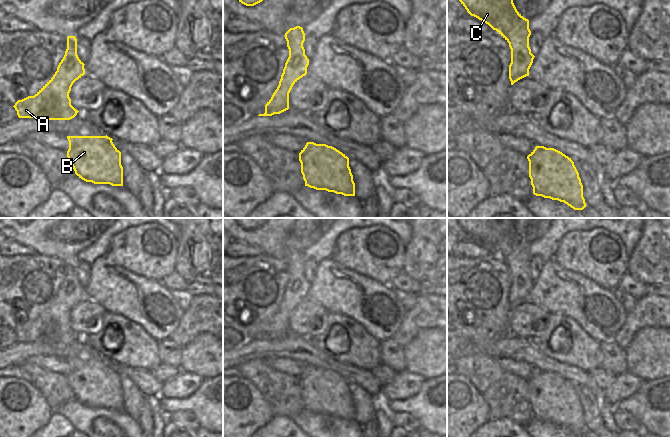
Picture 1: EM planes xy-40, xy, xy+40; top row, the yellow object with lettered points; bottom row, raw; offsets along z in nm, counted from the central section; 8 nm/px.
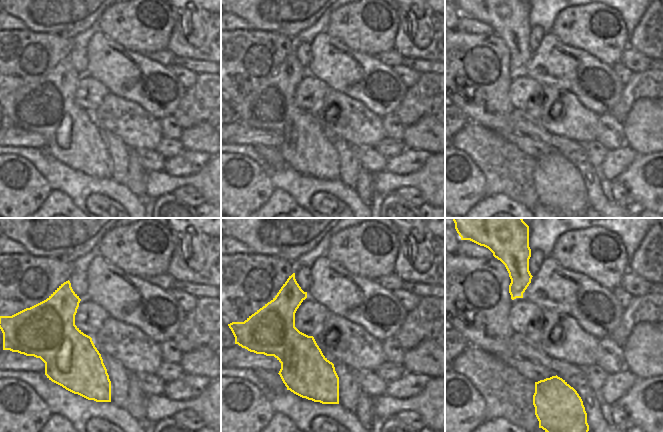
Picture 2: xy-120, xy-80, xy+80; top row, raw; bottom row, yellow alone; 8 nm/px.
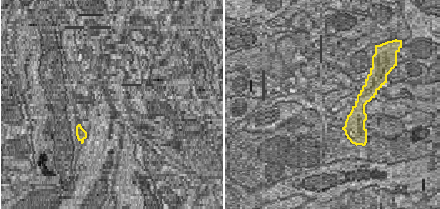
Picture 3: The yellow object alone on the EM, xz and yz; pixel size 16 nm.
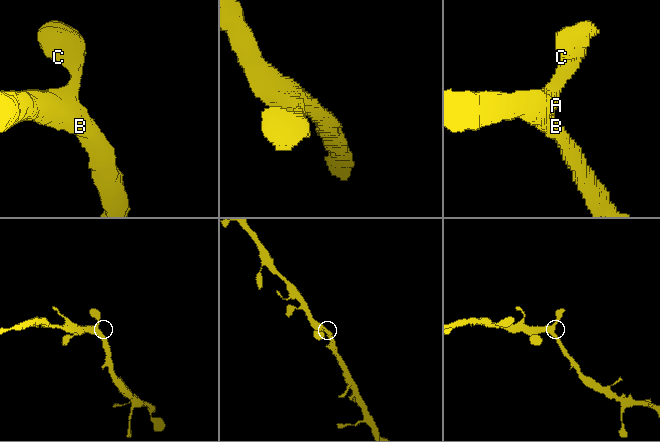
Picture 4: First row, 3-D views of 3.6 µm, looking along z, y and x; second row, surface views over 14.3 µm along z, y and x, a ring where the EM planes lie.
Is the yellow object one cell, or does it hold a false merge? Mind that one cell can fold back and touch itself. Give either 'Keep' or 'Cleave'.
Keep.

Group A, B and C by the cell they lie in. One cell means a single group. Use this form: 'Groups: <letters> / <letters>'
Groups: A B C.

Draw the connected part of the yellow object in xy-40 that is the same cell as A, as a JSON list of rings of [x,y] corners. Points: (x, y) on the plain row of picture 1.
[[[67,261],[65,279],[53,301],[34,319],[18,324],[13,330],[19,342],[38,342],[40,344],[70,344],[79,336],[71,329],[69,317],[73,307],[85,298],[84,287],[77,279],[77,263]]]

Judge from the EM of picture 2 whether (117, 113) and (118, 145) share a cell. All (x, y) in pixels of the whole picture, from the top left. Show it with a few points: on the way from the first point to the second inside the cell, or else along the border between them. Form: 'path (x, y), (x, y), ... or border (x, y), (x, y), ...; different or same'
border (101, 129), (114, 133), (129, 149); different

